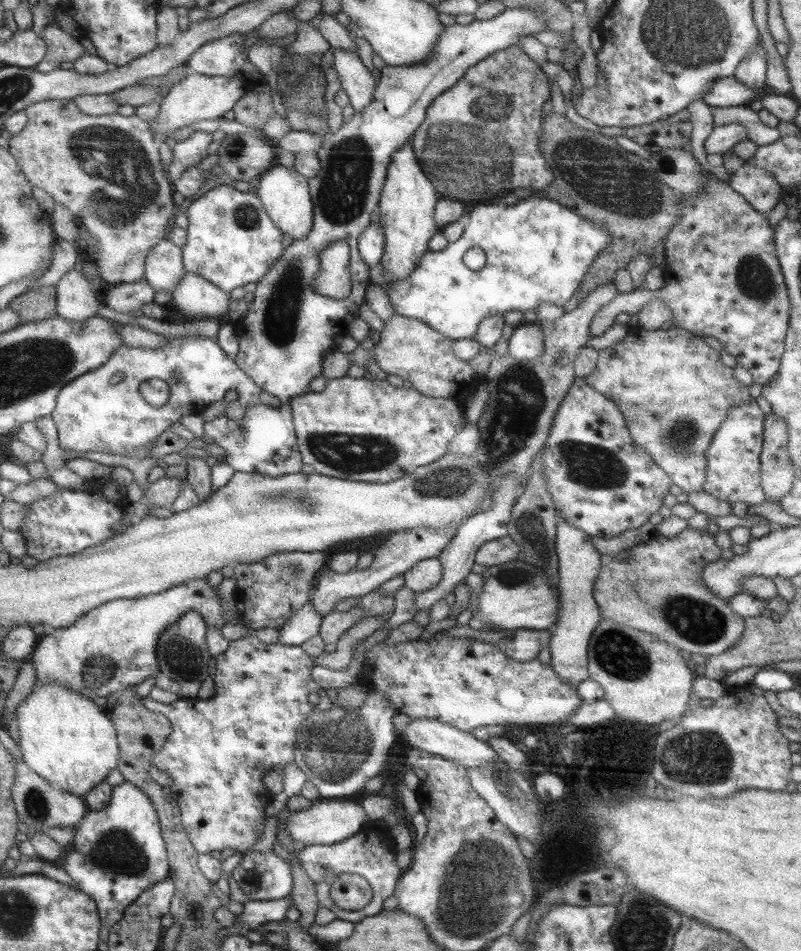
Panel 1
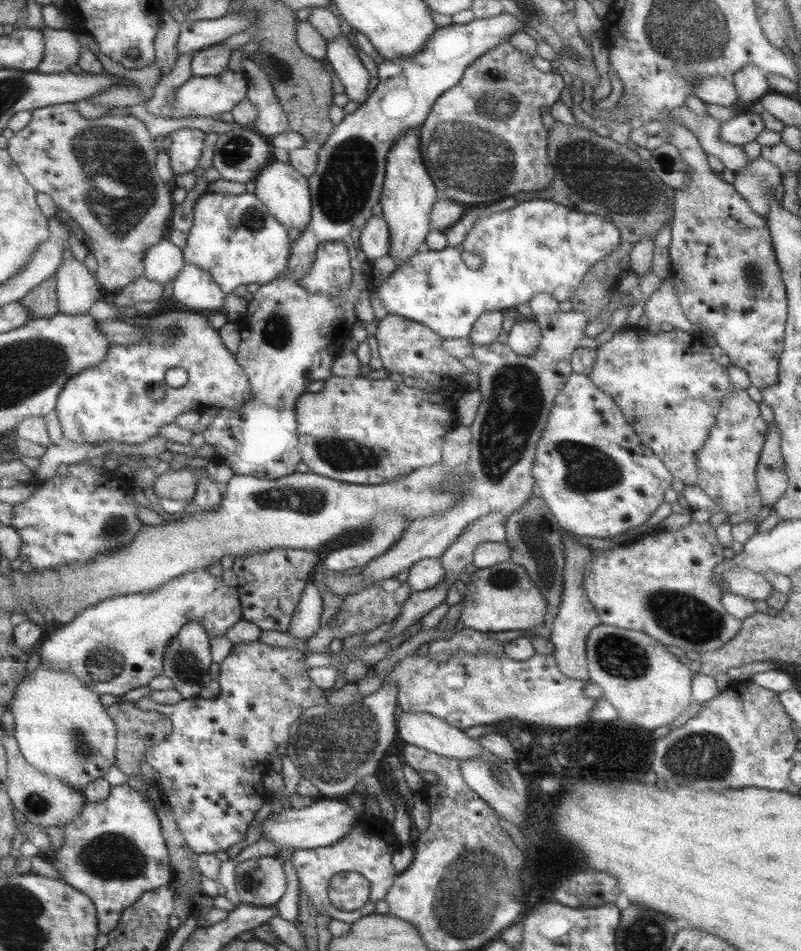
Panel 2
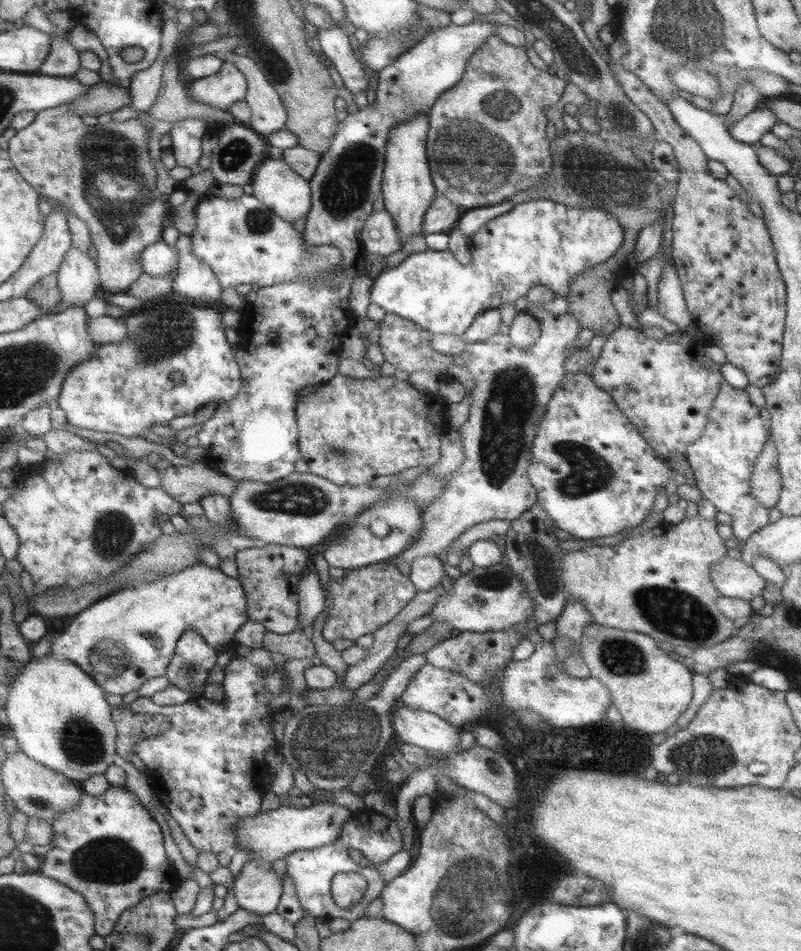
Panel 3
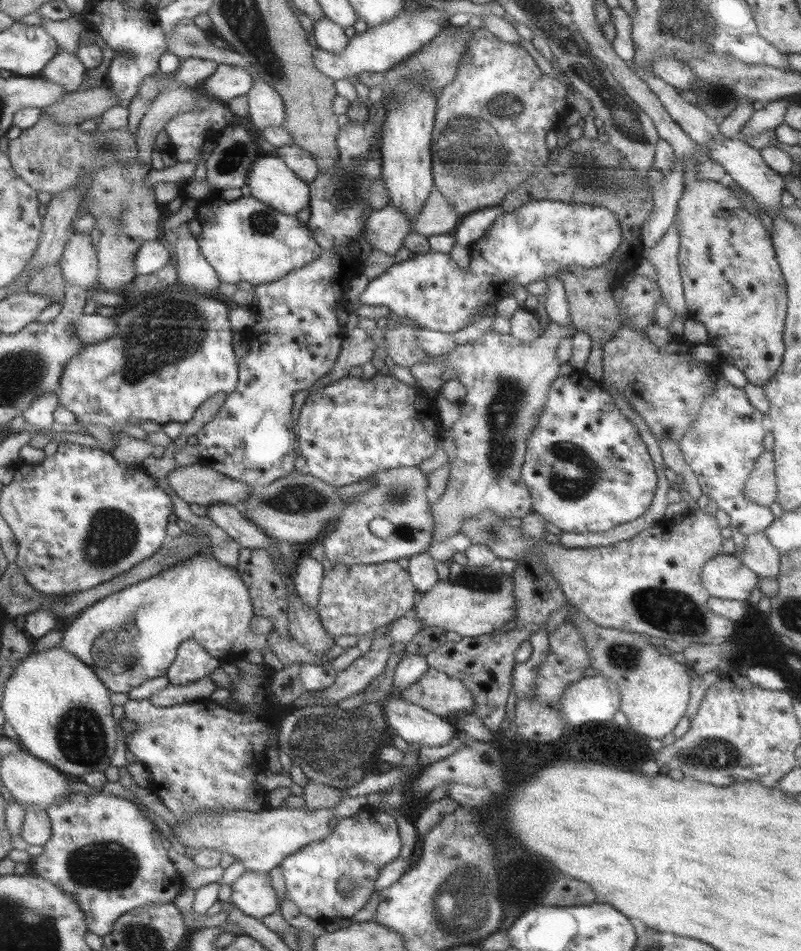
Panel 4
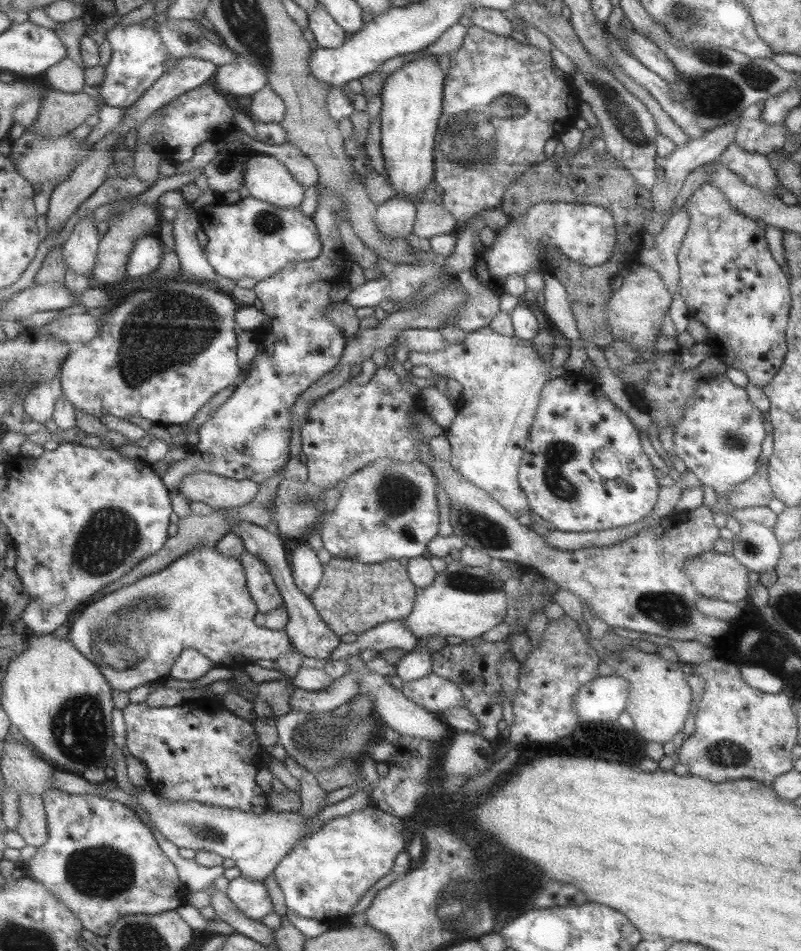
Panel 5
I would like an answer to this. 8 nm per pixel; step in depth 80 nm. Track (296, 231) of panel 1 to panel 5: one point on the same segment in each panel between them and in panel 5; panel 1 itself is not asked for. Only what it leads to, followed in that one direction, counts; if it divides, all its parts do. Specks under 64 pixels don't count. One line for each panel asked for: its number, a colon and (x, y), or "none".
2: (284, 192)
3: (275, 184)
4: (270, 181)
5: (266, 179)

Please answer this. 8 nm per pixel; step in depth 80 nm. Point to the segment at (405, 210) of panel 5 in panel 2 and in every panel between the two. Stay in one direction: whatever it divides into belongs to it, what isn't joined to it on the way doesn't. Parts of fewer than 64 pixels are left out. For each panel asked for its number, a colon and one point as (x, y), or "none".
2: (374, 240)
3: (378, 236)
4: (386, 228)

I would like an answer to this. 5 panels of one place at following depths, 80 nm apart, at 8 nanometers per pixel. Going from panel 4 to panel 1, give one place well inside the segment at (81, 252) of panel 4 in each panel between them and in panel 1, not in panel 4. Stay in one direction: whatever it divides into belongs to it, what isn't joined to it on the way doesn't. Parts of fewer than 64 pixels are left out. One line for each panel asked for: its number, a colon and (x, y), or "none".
1: (75, 300)
2: (76, 289)
3: (77, 279)

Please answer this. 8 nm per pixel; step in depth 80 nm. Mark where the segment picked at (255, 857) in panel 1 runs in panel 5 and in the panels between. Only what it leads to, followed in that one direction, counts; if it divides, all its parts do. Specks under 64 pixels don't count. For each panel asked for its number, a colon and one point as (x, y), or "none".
2: (261, 881)
3: (256, 888)
4: (251, 892)
5: (250, 897)

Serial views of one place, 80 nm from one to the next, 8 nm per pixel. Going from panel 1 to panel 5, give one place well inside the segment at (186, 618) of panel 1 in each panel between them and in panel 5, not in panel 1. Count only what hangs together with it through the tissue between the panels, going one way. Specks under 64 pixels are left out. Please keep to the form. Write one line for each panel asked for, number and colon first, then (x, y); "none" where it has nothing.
2: (186, 657)
3: (188, 667)
4: (192, 662)
5: (190, 665)

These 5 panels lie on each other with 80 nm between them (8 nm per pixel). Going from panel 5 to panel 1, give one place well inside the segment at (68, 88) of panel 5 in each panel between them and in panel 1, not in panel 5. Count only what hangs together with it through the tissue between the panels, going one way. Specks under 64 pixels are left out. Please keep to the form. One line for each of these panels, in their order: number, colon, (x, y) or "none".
1: (60, 47)
2: (61, 49)
3: (62, 60)
4: (64, 68)

